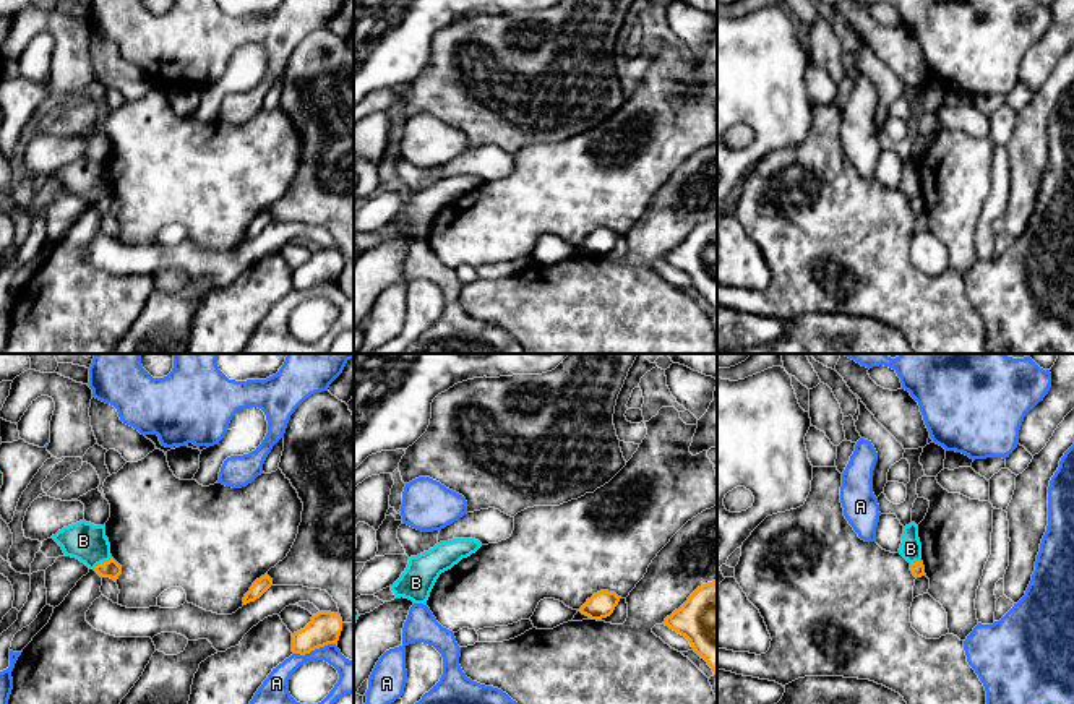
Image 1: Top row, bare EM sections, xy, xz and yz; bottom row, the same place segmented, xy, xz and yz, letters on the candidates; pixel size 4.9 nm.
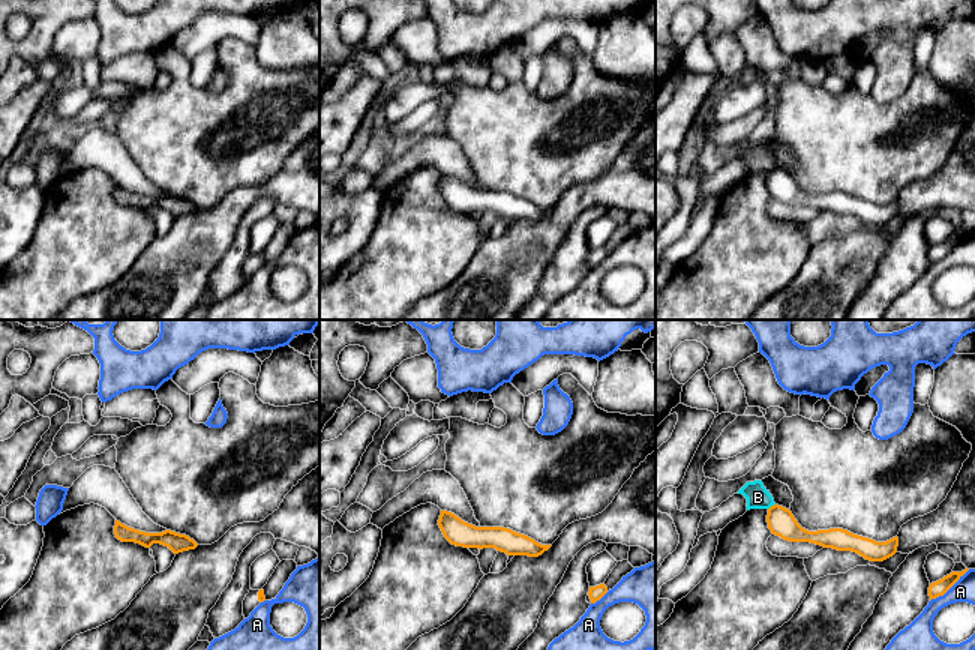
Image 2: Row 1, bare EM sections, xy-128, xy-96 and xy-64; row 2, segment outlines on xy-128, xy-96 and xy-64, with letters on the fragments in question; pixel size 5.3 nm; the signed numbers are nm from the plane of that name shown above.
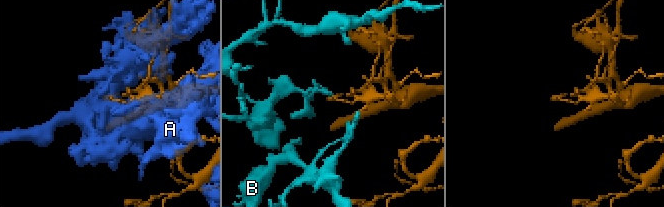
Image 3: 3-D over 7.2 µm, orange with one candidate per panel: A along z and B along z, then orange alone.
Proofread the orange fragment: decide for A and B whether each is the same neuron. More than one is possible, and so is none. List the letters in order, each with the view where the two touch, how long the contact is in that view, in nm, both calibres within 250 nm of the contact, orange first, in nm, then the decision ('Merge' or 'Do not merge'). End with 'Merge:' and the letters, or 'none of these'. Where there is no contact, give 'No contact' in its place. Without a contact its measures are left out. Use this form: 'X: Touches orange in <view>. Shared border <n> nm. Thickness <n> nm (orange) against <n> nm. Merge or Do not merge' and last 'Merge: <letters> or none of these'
A: Touches orange in xy. Shared border 220 nm. Thickness 160 nm (orange) against 140 nm. Do not merge
B: Touches orange in xy. Shared border 110 nm. Thickness 90 nm (orange) against 190 nm. Do not merge
Merge: none of these

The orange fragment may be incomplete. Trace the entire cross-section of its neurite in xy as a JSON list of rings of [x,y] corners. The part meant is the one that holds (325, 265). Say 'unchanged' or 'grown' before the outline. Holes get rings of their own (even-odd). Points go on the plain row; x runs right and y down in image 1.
unchanged; [[[318,248],[311,258],[300,268],[292,271],[292,289],[310,290],[328,281],[336,281],[342,268],[342,255],[337,250]]]

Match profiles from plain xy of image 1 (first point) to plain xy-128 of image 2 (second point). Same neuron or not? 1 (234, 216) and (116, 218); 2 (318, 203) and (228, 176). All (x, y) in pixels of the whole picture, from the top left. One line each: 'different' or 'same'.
1: different
2: different

